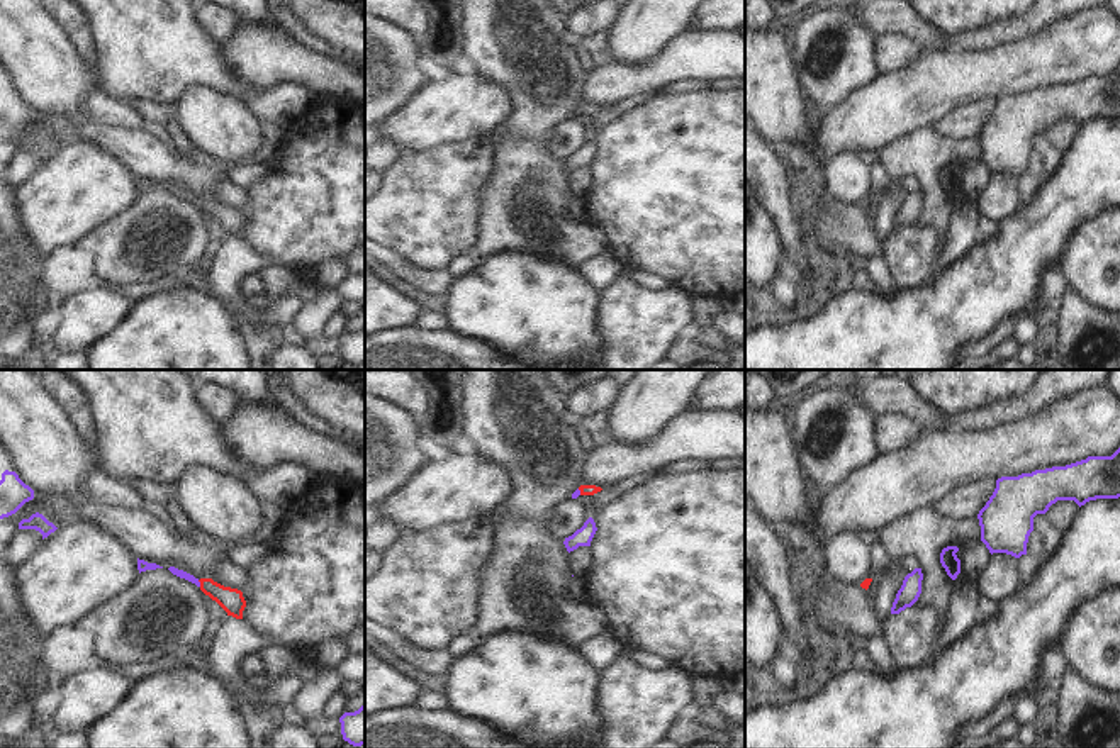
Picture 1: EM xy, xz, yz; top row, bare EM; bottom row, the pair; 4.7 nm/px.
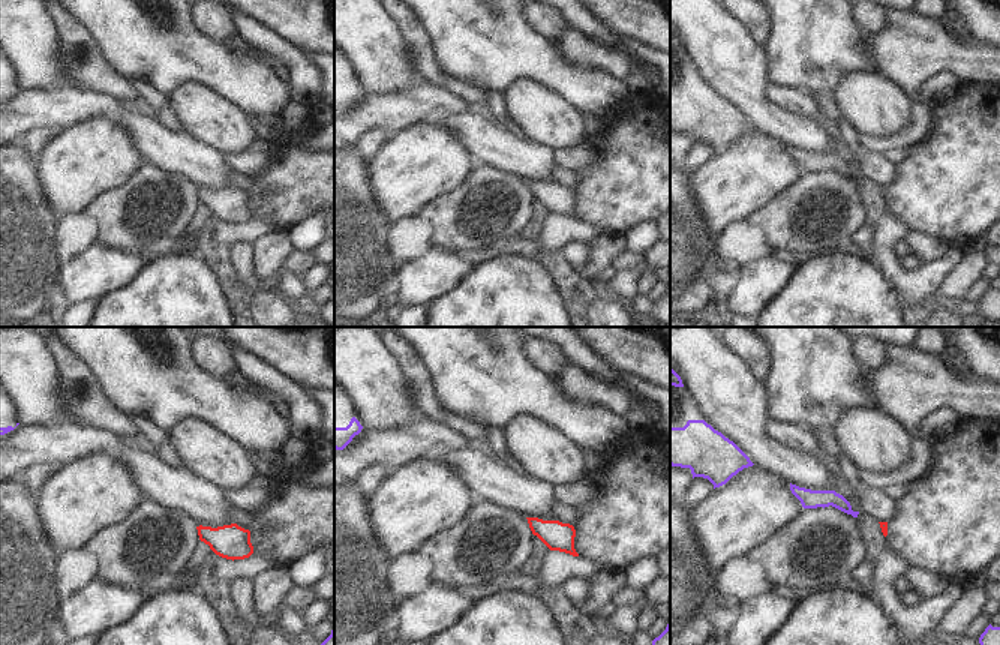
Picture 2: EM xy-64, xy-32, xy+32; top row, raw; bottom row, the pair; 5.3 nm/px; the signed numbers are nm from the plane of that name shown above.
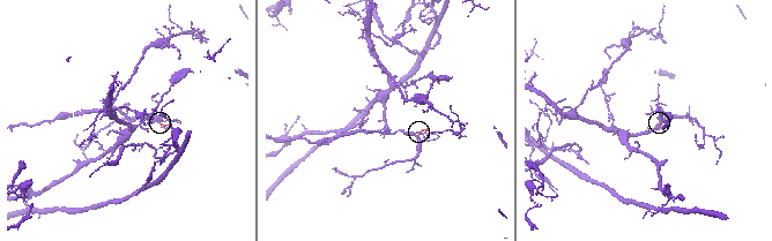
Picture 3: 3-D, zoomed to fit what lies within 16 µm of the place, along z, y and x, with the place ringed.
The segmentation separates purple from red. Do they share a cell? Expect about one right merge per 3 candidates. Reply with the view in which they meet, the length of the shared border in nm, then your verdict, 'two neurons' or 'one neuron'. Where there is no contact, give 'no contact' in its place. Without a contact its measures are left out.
meets purple in xy; contact 40 nm long; one neuron

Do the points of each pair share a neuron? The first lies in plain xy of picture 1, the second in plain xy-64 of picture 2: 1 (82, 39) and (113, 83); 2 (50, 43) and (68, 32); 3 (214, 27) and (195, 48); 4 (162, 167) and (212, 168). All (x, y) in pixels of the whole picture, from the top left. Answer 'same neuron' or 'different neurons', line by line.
1: same neuron
2: different neurons
3: different neurons
4: same neuron

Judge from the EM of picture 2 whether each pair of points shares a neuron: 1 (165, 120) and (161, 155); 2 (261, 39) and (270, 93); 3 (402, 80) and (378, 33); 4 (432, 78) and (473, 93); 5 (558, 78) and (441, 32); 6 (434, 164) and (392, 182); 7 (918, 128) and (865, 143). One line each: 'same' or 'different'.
1: different
2: different
3: same
4: same
5: same
6: same
7: same

